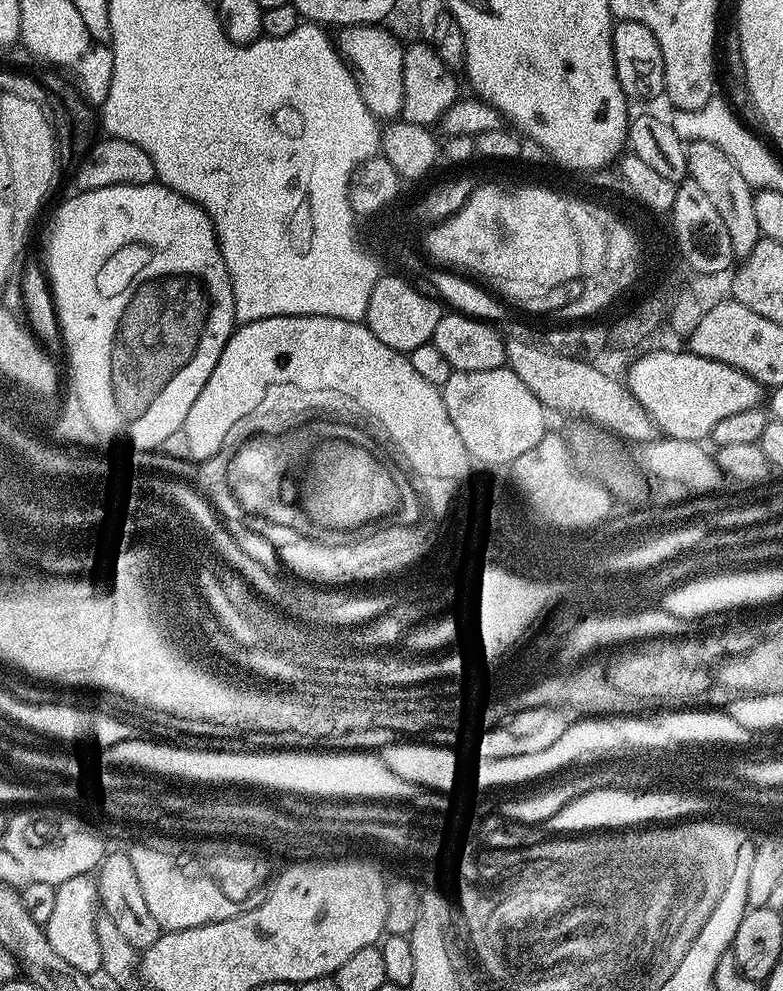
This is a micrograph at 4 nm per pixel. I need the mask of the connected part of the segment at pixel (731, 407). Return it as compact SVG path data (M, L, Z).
M690 350L684 352L648 352L640 356L628 368L626 386L638 398L638 402L654 418L657 428L665 437L683 440L707 441L714 426L722 418L750 412L761 407L765 389L754 378L710 358L696 356Z

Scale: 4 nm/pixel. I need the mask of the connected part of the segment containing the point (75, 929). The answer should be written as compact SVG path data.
M91 875L70 878L56 885L54 911L50 922L43 925L44 937L50 942L54 954L62 962L70 962L74 970L96 974L100 972L102 949L98 946L98 926L96 918L100 908L100 894L95 879Z

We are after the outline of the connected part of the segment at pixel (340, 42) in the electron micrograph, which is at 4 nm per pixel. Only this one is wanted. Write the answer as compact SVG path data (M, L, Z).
M346 24L337 32L340 33L334 36L336 51L351 70L362 94L362 102L368 107L368 115L377 121L395 121L404 110L402 62L405 45L391 40L384 26L375 24Z

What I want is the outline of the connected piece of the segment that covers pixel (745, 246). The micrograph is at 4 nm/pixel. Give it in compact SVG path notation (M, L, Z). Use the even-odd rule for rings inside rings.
M701 140L691 141L687 145L686 166L688 176L698 182L698 186L710 197L710 202L718 209L722 223L726 226L726 231L730 234L730 242L734 245L734 254L737 258L748 256L754 246L762 239L758 230L758 221L754 215L754 189L738 174L734 167L734 162L718 150L718 146L710 146L710 142Z

